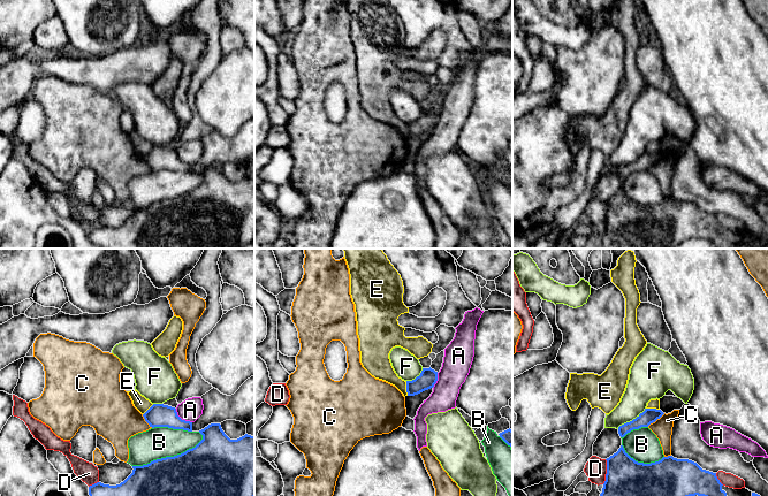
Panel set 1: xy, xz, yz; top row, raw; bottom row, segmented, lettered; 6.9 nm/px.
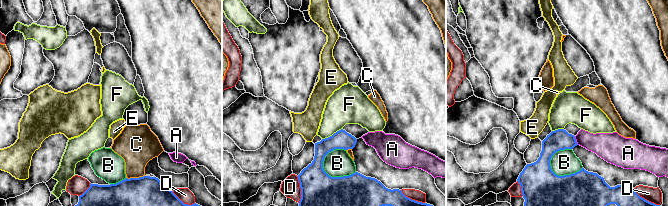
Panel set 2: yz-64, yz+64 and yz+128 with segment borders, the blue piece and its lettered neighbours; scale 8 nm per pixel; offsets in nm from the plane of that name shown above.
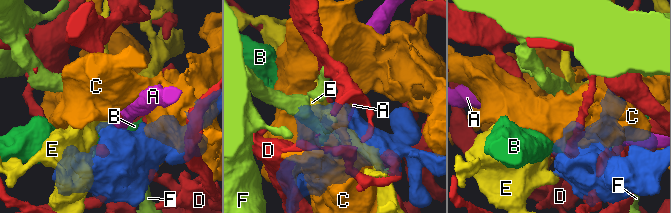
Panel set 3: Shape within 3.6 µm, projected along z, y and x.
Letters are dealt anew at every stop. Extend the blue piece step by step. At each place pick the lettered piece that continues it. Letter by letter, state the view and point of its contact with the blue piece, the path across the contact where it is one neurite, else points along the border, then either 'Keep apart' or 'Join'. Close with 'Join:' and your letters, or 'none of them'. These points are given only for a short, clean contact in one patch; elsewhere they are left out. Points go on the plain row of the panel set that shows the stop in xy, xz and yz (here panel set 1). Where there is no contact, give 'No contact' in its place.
A: Touches blue at xy (181, 161). Boundary: xy (175, 151), (182, 161), (191, 165). Keep apart
B: Touches blue at xy (168, 199). Keep apart
C: Touches blue at yz (655, 162). Keep apart
D: Touches blue at yz (607, 214). Keep apart
E: Touches blue at xz (407, 130). Boundary: xz (405, 123), (408, 137). Keep apart
F: Touches blue at yz (632, 162). Keep apart
Join: none of them

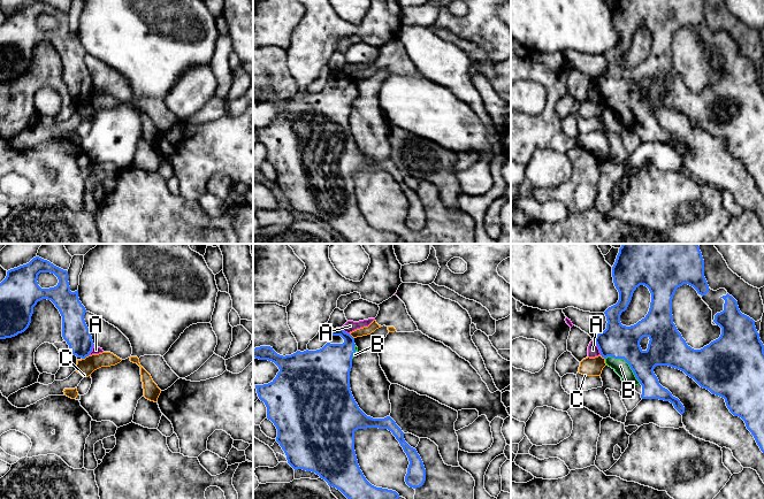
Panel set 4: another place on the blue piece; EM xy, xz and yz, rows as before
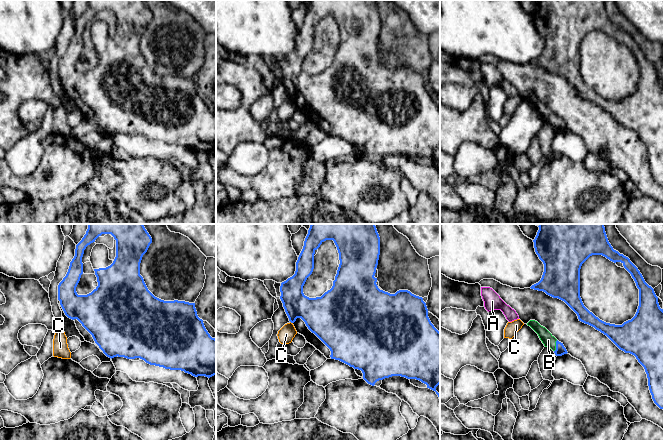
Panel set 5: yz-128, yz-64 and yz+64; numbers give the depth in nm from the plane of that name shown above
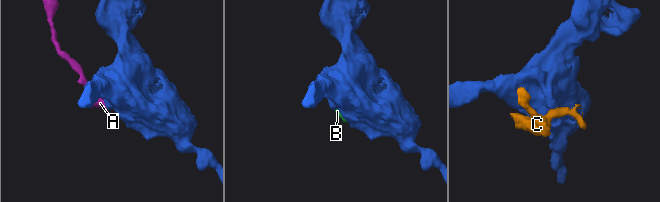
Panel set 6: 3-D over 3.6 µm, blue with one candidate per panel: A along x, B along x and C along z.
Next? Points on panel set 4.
A: Touches blue at yz (597, 89). Boundary: yz (593, 82), (601, 97). Keep apart
B: Touches blue at yz (626, 104). Path across: yz (617, 83), (626, 104), (620, 108). Join
C: Touches blue at xy (85, 99). Boundary: xy (89, 97), (82, 101). Keep apart
Join: B

